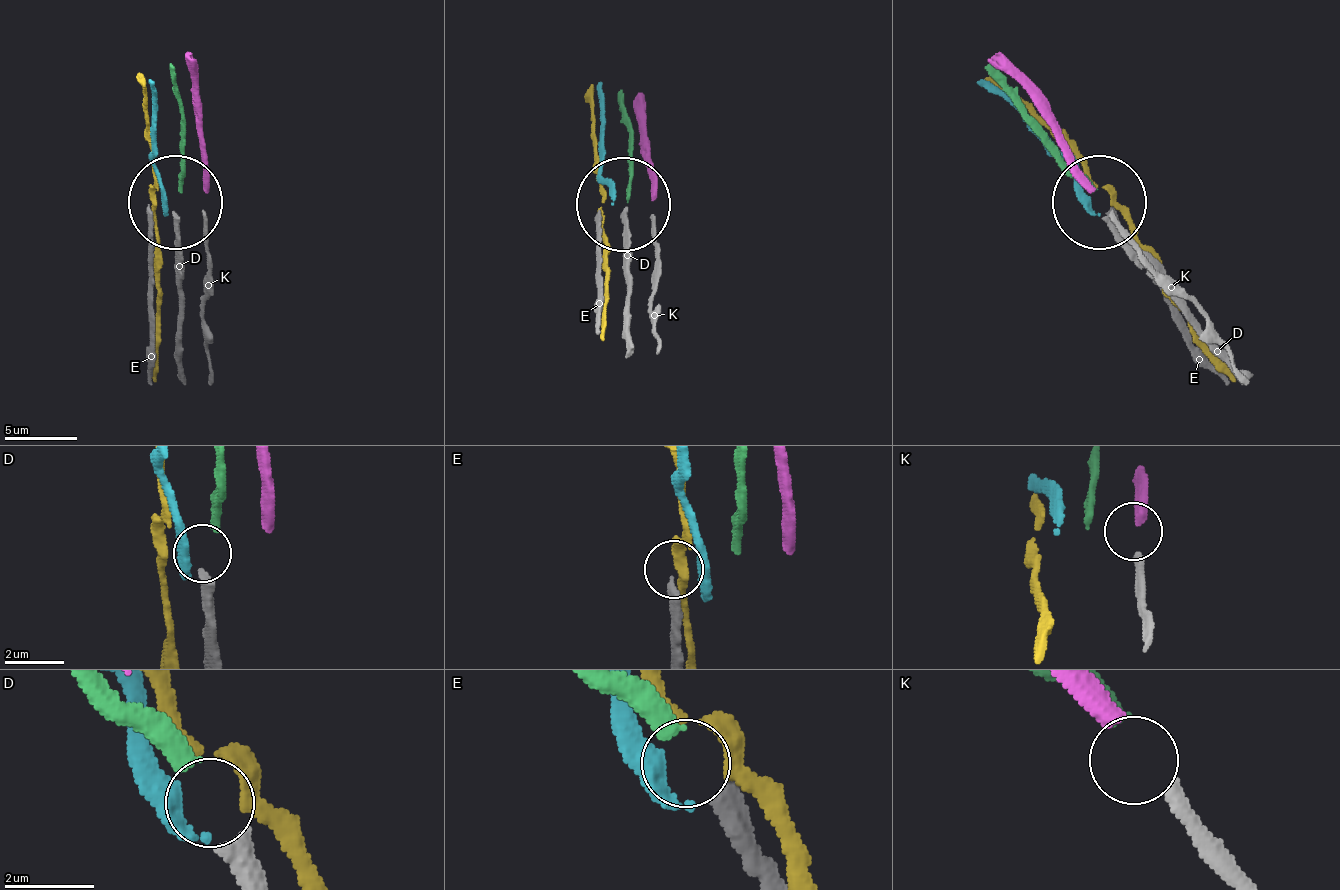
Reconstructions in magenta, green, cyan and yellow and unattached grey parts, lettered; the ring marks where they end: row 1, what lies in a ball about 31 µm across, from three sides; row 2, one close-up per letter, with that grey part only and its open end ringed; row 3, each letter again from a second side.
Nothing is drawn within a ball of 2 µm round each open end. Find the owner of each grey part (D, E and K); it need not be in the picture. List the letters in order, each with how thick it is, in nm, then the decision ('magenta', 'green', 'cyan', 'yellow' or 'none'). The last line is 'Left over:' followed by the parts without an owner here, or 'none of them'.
D: 440 nm thick; none
E: 400 nm thick; none
K: 280 nm thick; none
Left over: D, E, K

